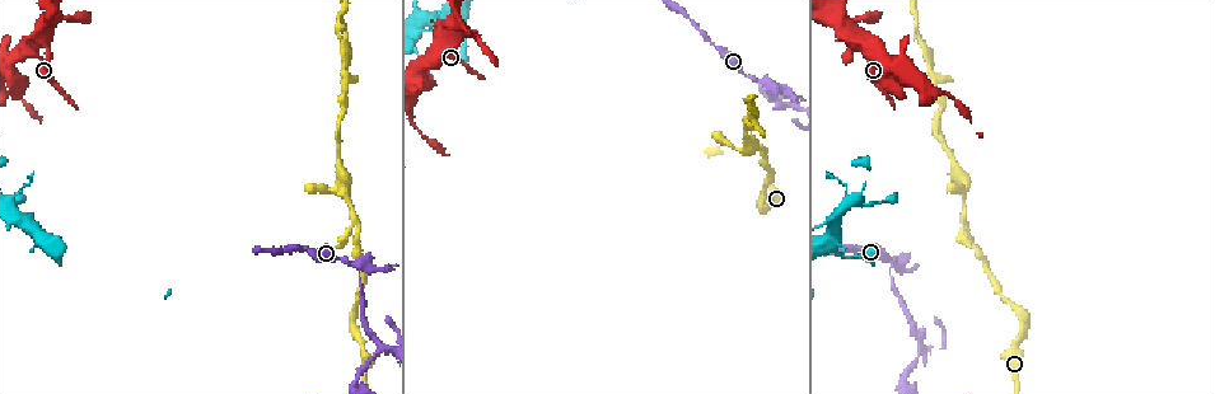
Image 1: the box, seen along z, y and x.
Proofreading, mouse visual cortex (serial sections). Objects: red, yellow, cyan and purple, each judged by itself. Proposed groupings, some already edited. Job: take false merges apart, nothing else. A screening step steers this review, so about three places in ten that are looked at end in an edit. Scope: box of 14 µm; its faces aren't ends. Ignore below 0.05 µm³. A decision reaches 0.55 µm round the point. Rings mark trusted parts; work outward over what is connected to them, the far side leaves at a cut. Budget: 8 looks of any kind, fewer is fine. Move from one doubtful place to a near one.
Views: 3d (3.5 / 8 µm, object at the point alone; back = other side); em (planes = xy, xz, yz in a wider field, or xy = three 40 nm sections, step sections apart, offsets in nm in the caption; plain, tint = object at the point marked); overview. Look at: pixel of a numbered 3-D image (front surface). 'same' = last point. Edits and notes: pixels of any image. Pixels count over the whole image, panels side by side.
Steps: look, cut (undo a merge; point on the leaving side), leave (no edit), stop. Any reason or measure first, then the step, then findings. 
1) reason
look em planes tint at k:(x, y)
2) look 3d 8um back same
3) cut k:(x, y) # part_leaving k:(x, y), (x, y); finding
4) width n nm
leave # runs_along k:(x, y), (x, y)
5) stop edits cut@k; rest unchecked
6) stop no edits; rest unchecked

thick turns thin
look 3d 8um at 1:(457, 26)

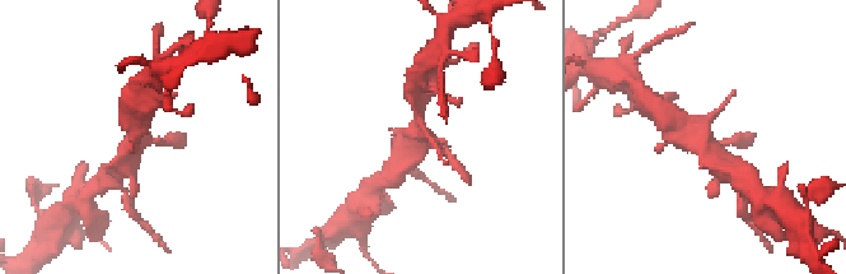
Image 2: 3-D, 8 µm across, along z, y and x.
look em xy step 3 tint at 2:(423, 138)

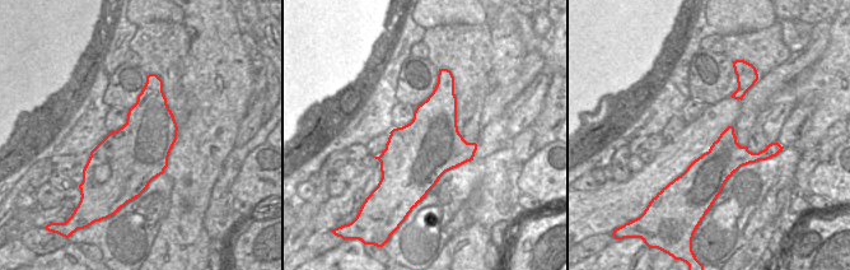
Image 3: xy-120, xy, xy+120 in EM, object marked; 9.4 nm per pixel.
leave # runs_along 2:(725, 170), (702, 139), (674, 134); all the same cell

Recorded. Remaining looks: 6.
look 3d 3.5um at 1:(834, 221)

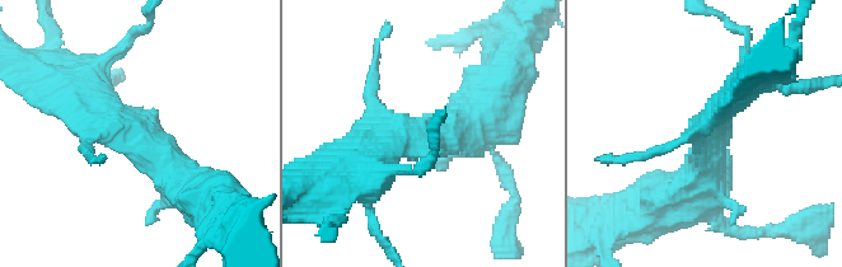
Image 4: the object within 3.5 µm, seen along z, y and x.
shape alone is not enough
look em xy step 1 tint at 4:(714, 131)

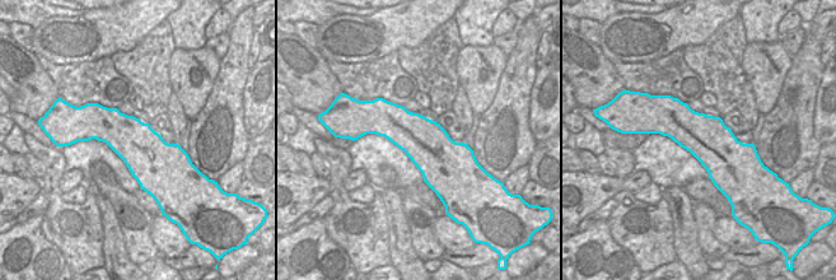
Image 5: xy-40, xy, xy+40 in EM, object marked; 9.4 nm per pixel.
width 420 nm
leave # runs_along 4:(195, 195), (82, 78); all the same cell

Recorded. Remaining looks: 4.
look 3d 3.5um at 1:(357, 233)

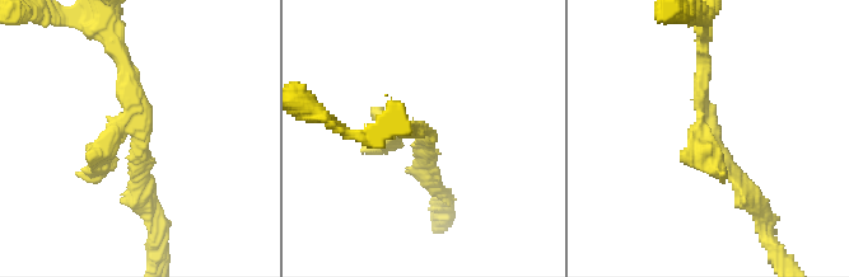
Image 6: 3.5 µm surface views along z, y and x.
look em xy step 1 tint at 6:(142, 140)

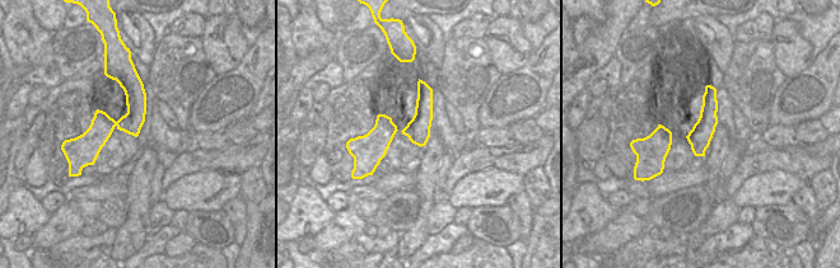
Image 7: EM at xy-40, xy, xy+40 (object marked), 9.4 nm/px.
cut 6:(707, 158) # part_leaving 6:(127, 134), (77, 173); a second cell is stuck on

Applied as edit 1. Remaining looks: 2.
stop edits cut@6; rest unchecked

